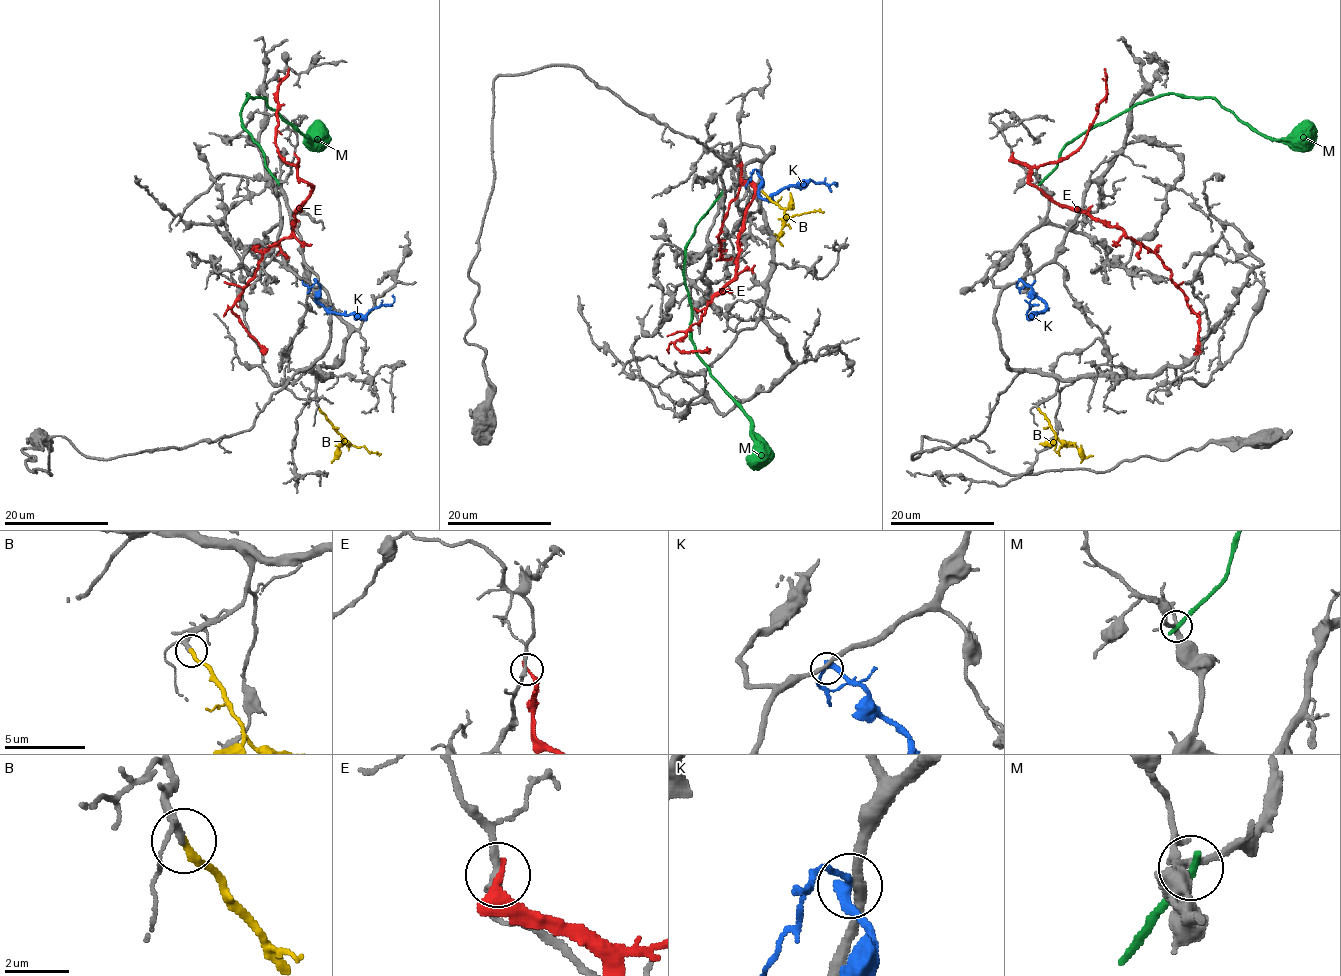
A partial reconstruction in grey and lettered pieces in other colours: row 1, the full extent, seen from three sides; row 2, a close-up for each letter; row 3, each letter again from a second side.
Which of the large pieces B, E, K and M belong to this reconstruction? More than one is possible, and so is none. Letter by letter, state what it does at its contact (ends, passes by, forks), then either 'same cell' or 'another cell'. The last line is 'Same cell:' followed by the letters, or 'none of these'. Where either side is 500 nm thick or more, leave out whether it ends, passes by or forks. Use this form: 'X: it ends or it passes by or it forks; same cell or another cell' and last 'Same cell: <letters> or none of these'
B: it ends; same cell
E: it ends; another cell
K: it passes by; another cell
M: it ends; another cell
Same cell: B

